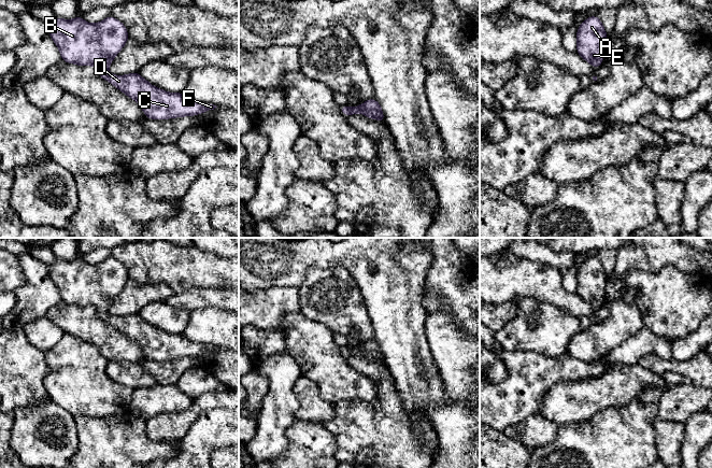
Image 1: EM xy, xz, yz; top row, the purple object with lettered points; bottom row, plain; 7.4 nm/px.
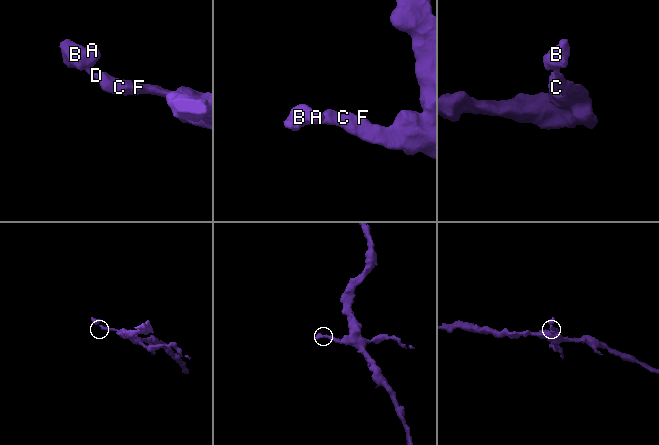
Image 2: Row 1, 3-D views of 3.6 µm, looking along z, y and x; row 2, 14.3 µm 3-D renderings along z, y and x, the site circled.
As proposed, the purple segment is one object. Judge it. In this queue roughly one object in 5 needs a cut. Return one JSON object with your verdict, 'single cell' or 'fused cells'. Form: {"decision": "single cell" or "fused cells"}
{"decision": "single cell"}

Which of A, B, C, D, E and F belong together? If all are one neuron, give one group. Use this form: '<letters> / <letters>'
A B C D E F

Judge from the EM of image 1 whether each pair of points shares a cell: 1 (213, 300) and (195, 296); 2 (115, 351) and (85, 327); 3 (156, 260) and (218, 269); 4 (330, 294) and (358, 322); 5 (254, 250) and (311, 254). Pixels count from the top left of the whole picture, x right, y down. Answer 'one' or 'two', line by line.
1: one
2: one
3: one
4: one
5: one

